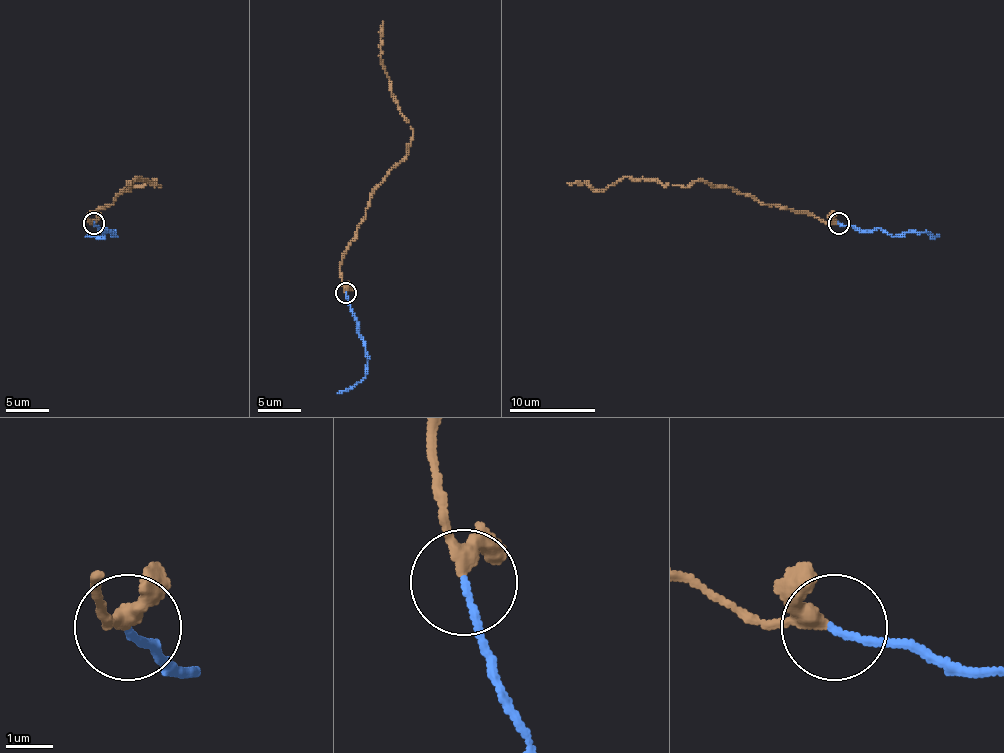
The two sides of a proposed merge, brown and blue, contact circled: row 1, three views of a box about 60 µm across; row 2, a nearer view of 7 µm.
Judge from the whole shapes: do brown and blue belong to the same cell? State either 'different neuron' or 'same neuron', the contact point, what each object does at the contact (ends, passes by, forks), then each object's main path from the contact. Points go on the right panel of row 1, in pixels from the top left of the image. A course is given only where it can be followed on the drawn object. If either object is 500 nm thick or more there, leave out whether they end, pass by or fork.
same neuron | (838, 223) | brown passes by | blue ends | brown via (838, 224), (700, 181), (685, 187), (623, 176), (604, 189), (567, 183) | blue via (838, 224), (859, 230), (881, 228), (894, 237), (920, 232), (939, 237)

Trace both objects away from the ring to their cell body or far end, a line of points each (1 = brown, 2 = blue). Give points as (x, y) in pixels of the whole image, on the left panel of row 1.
1: (94, 224), (90, 213), (111, 204), (126, 187), (154, 181), (161, 187), (137, 176), (128, 189), (130, 183)
2: (94, 224), (100, 230), (107, 228), (113, 237), (115, 232), (85, 237)

